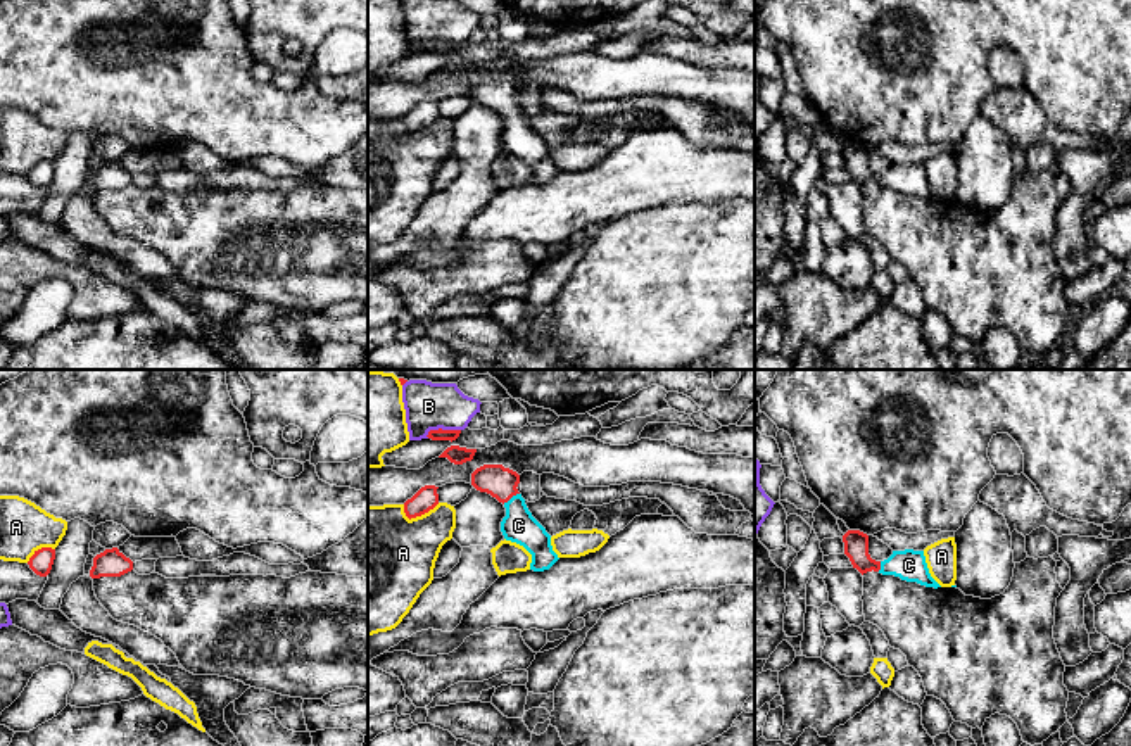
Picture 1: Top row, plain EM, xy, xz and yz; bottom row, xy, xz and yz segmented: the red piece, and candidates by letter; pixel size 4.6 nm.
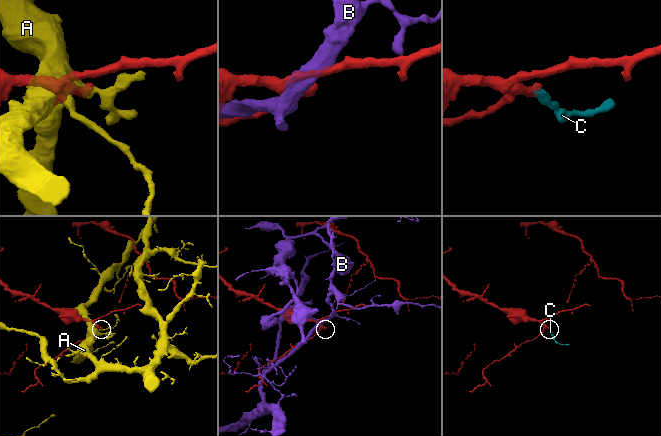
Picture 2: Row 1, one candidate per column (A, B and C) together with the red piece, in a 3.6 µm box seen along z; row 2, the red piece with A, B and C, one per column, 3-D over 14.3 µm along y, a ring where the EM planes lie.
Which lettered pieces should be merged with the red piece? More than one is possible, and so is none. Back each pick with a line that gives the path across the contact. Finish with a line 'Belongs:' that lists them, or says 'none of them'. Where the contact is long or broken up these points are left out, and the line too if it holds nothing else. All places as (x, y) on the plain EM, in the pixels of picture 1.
C: Path across: xz (499, 95), (510, 111), (517, 123), (518, 139)
Belongs: C

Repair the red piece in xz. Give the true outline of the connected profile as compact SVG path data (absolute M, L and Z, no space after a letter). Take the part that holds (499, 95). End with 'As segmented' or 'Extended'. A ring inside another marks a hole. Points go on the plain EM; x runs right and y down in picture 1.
M483 78L471 86L471 98L496 111L506 121L501 145L506 154L523 159L532 168L530 183L549 183L559 171L553 164L551 149L532 130L518 105L520 88L502 78Z. Extended

